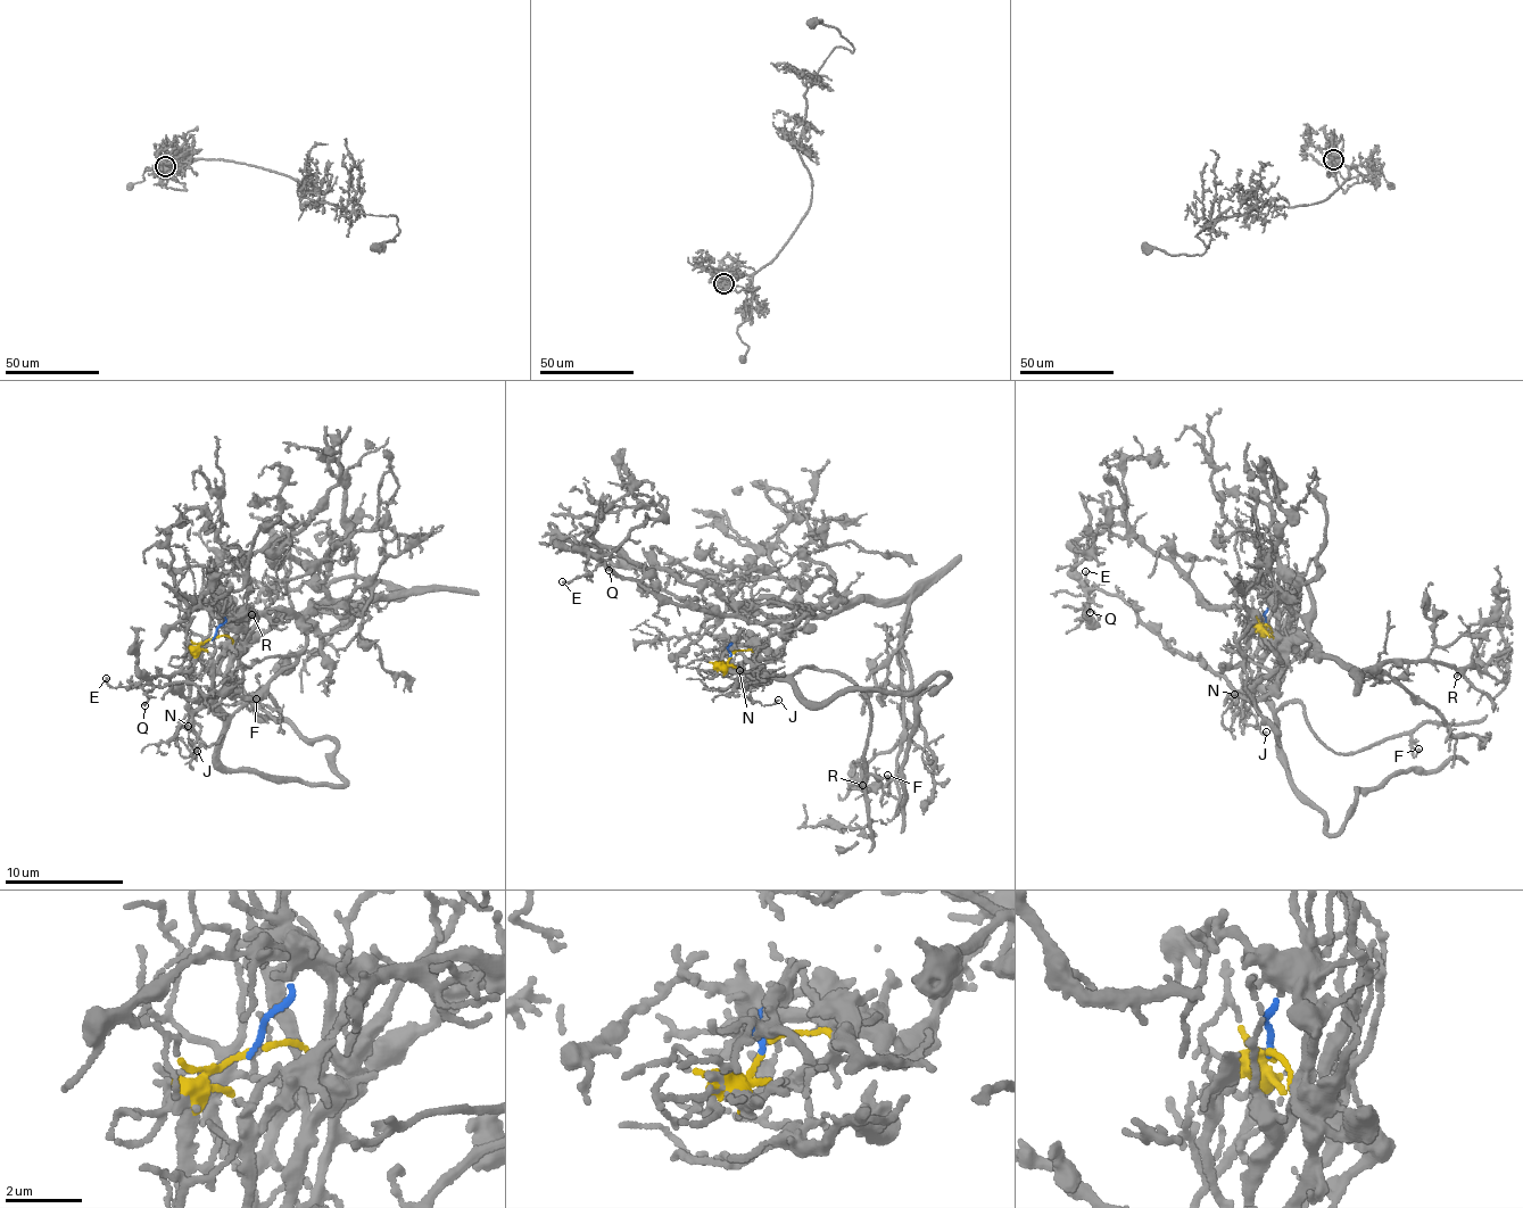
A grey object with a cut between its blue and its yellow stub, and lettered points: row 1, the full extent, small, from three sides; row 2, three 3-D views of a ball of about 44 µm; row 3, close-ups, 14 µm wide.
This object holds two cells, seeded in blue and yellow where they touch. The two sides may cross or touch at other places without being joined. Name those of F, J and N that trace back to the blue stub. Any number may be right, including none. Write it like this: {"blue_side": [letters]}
{"blue_side": []}

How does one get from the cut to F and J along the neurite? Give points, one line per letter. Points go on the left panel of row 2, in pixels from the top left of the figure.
F: (213, 638), (232, 644), (215, 700), (229, 713), (263, 689), (278, 721), (242, 693), (248, 708), (256, 698)
J: (213, 638), (199, 647), (189, 716), (180, 725), (176, 738), (185, 758), (196, 750)

